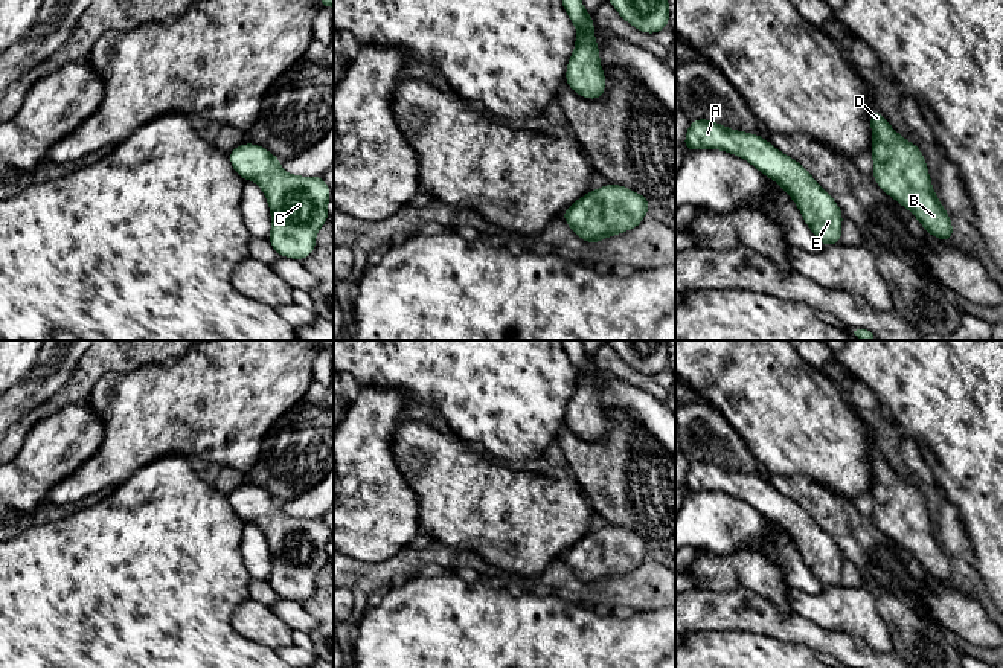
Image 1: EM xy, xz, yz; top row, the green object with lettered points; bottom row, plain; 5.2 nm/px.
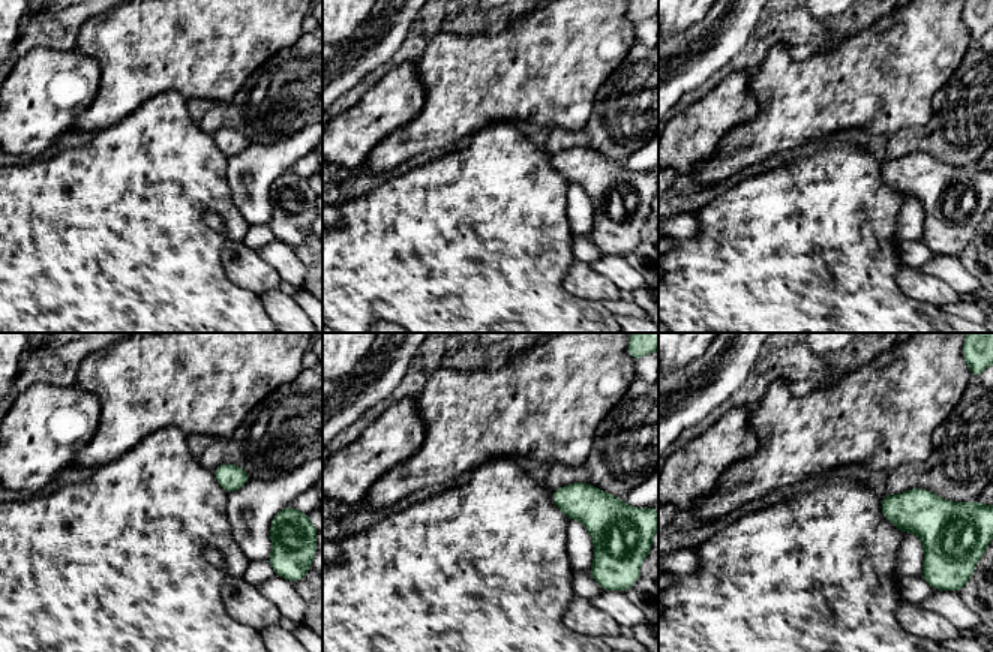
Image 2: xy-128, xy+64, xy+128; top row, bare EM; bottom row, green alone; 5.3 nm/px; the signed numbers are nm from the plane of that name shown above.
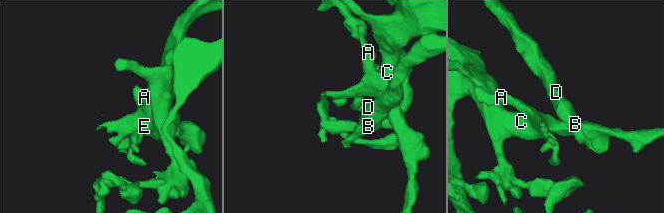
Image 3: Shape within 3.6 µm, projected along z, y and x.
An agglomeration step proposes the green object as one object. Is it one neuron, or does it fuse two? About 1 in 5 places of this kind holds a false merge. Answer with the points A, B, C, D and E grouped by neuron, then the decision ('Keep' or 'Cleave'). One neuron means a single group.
Groups: A B C D E. Keep

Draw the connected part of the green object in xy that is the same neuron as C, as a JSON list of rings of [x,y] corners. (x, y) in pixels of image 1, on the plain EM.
[[[238,487],[227,496],[242,522],[253,522],[267,538],[271,555],[268,584],[279,598],[305,601],[316,590],[316,576],[329,561],[332,535],[323,519],[299,519],[282,512],[280,500],[255,487]]]

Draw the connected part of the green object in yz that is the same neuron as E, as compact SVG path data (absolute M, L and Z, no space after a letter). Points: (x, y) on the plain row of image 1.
M695 461L691 462L683 487L687 494L701 490L723 491L745 500L787 532L823 587L841 584L843 554L834 540L799 503L776 491L764 479L730 471L713 462Z

